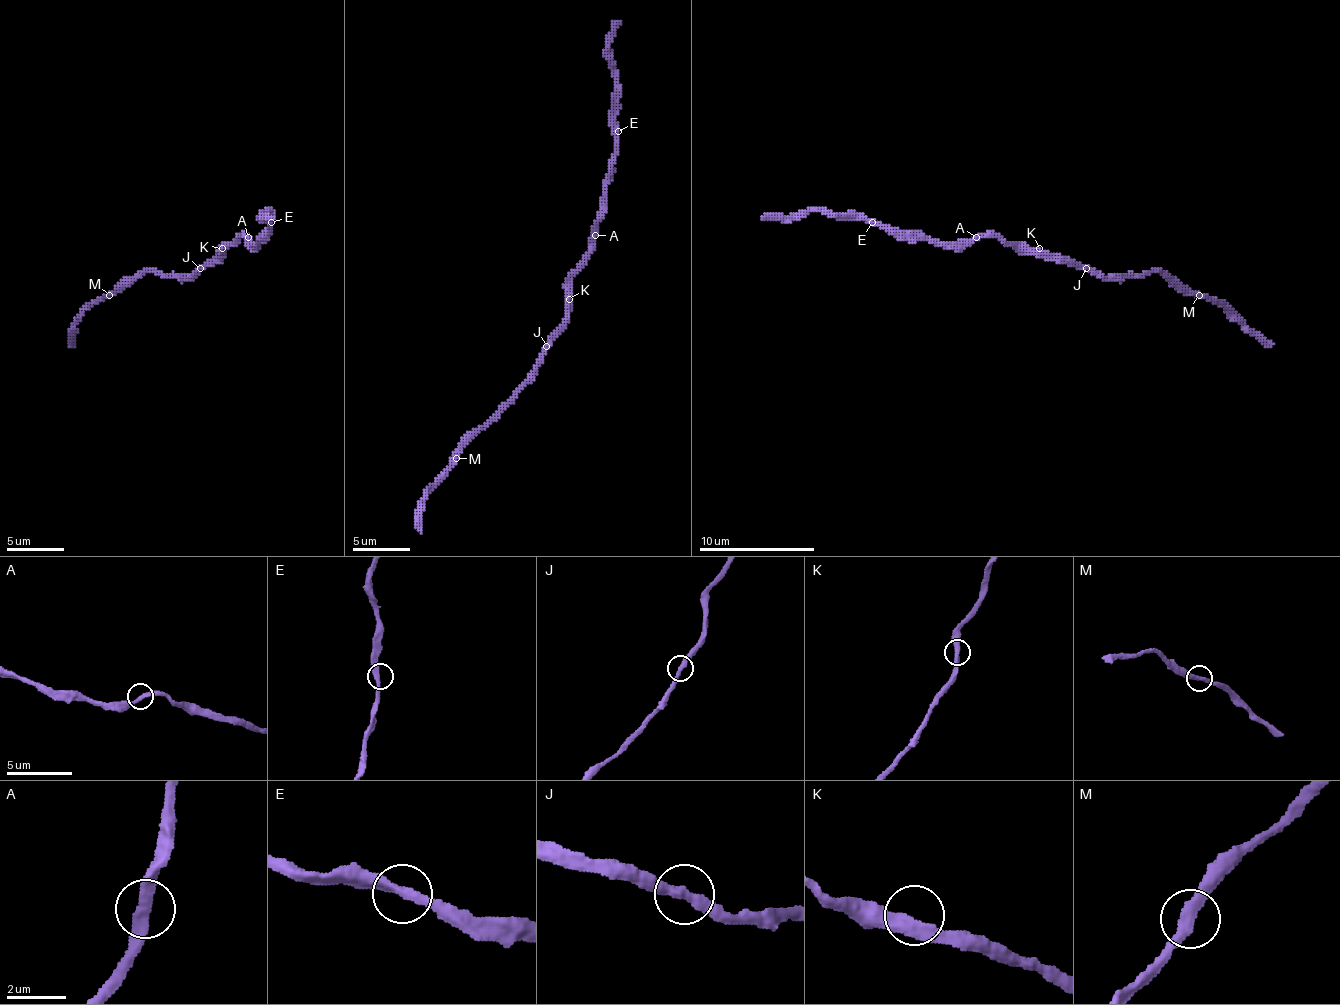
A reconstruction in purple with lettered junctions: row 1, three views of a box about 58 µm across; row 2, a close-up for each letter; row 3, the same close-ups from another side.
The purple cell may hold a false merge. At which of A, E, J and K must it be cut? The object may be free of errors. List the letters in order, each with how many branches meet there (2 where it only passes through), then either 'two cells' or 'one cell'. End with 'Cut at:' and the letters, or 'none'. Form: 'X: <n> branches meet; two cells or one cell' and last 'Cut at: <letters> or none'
A: 2 branches meet; one cell
E: 2 branches meet; one cell
J: 2 branches meet; one cell
K: 2 branches meet; one cell
Cut at: none

